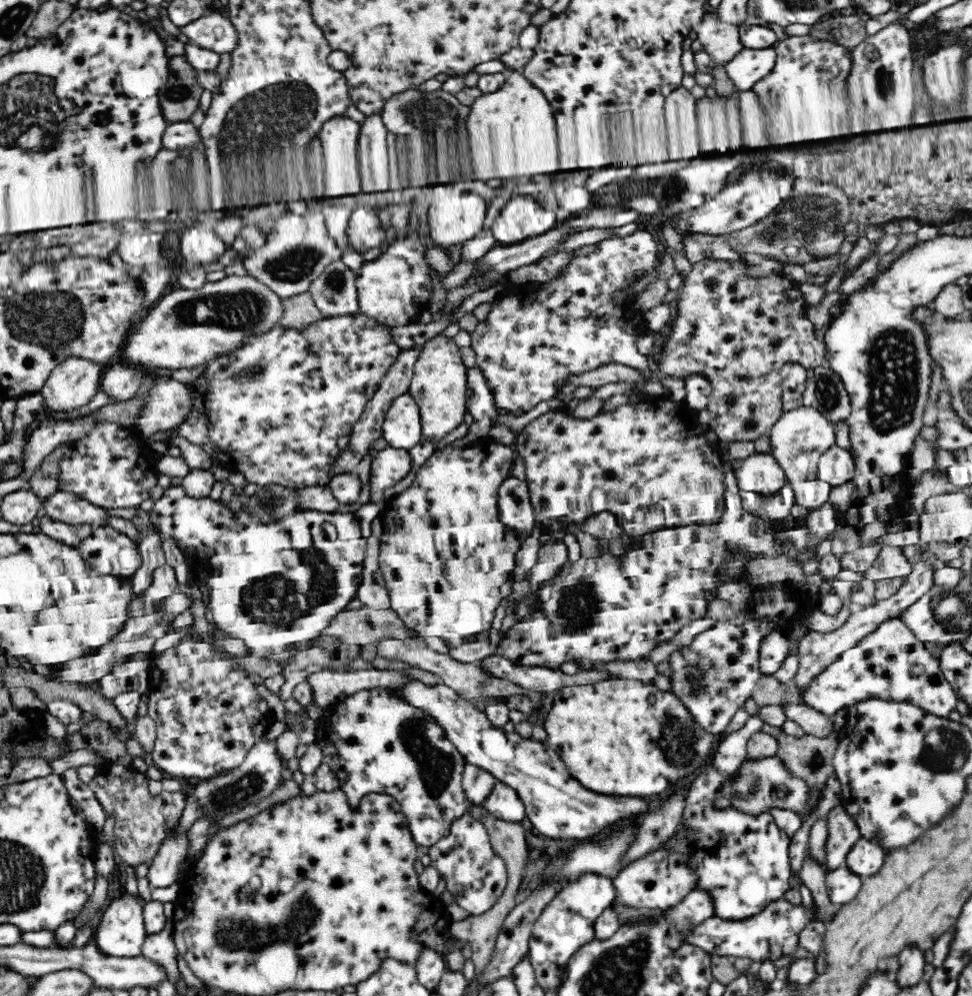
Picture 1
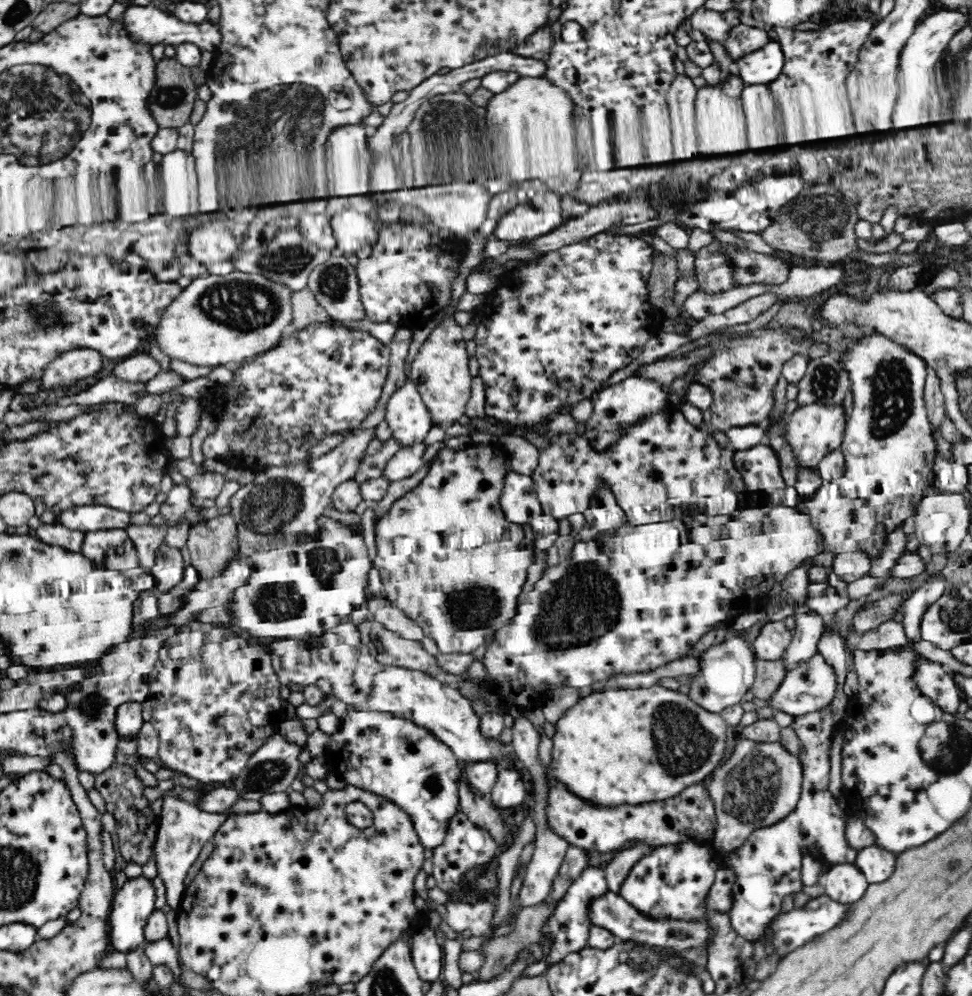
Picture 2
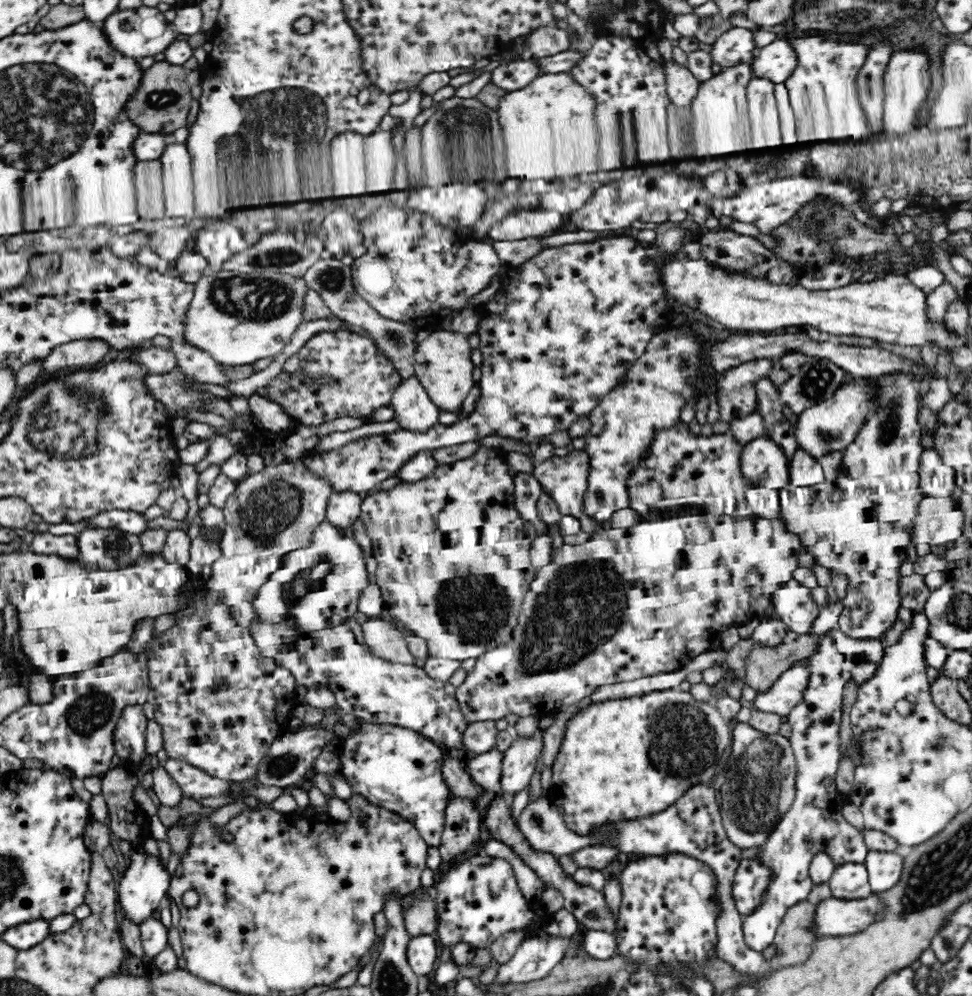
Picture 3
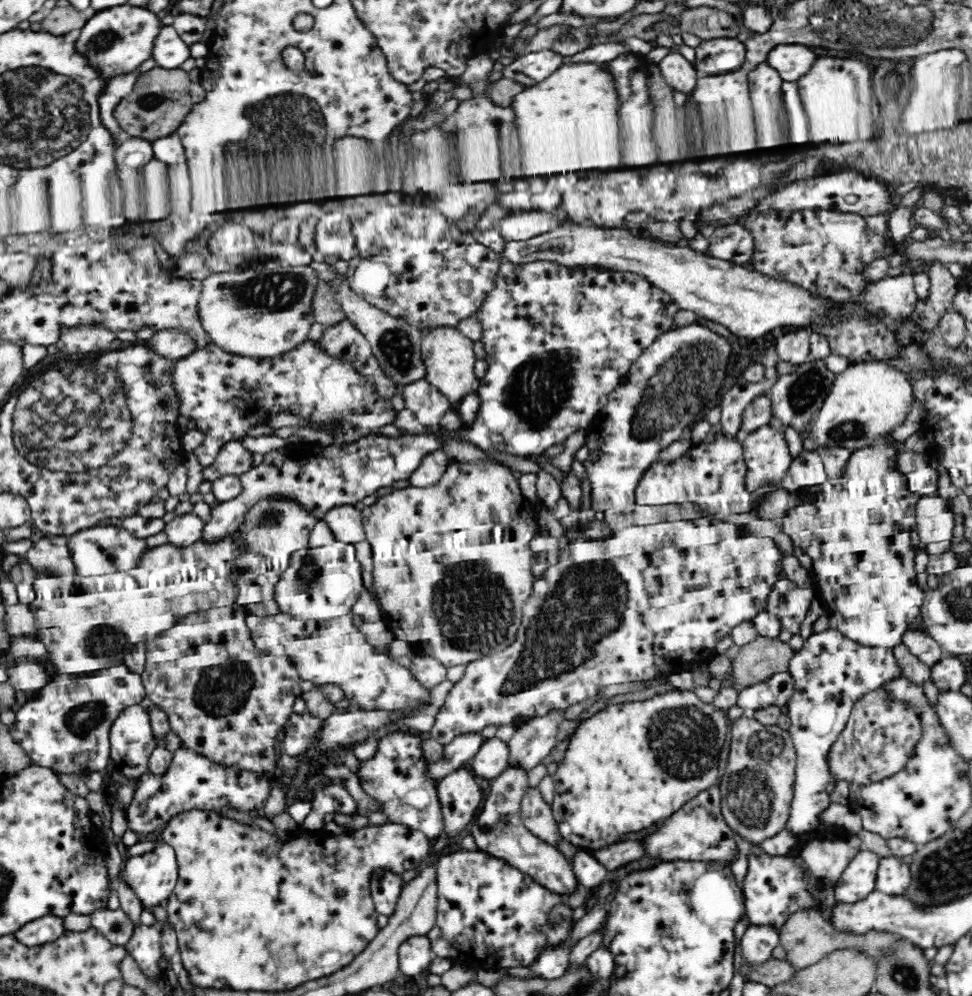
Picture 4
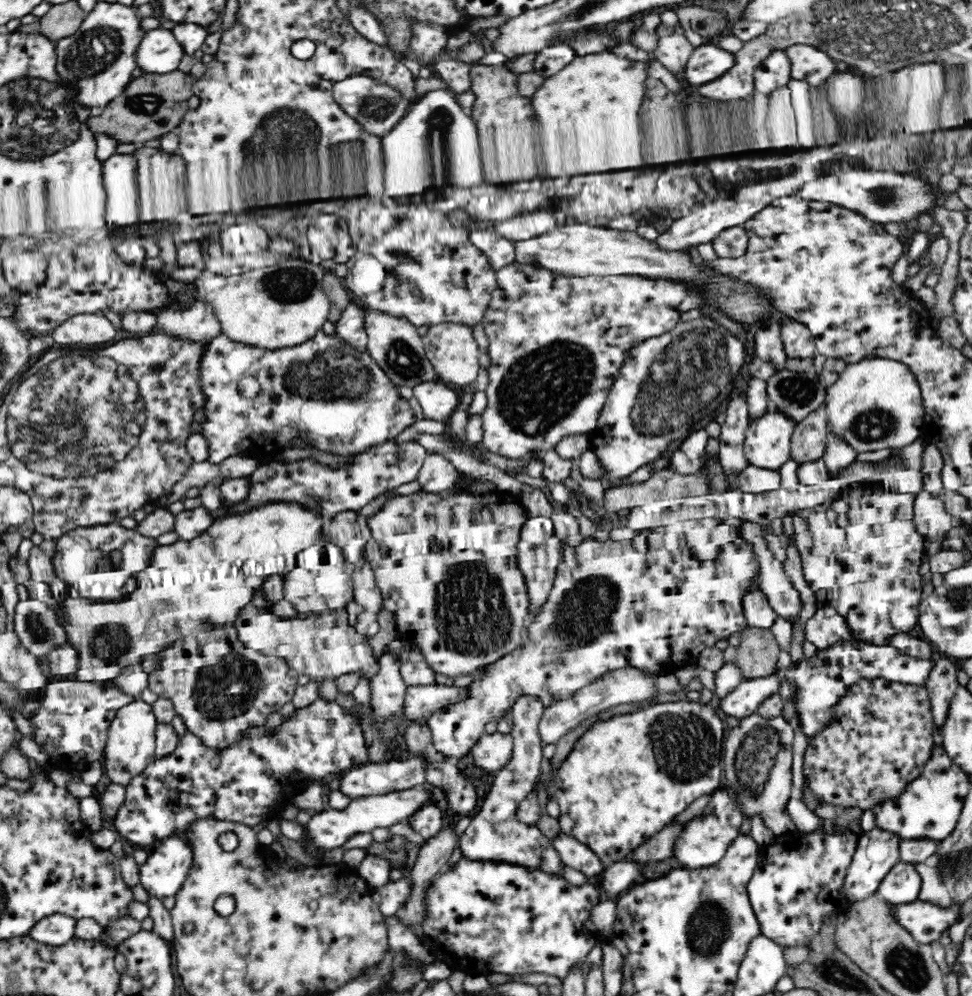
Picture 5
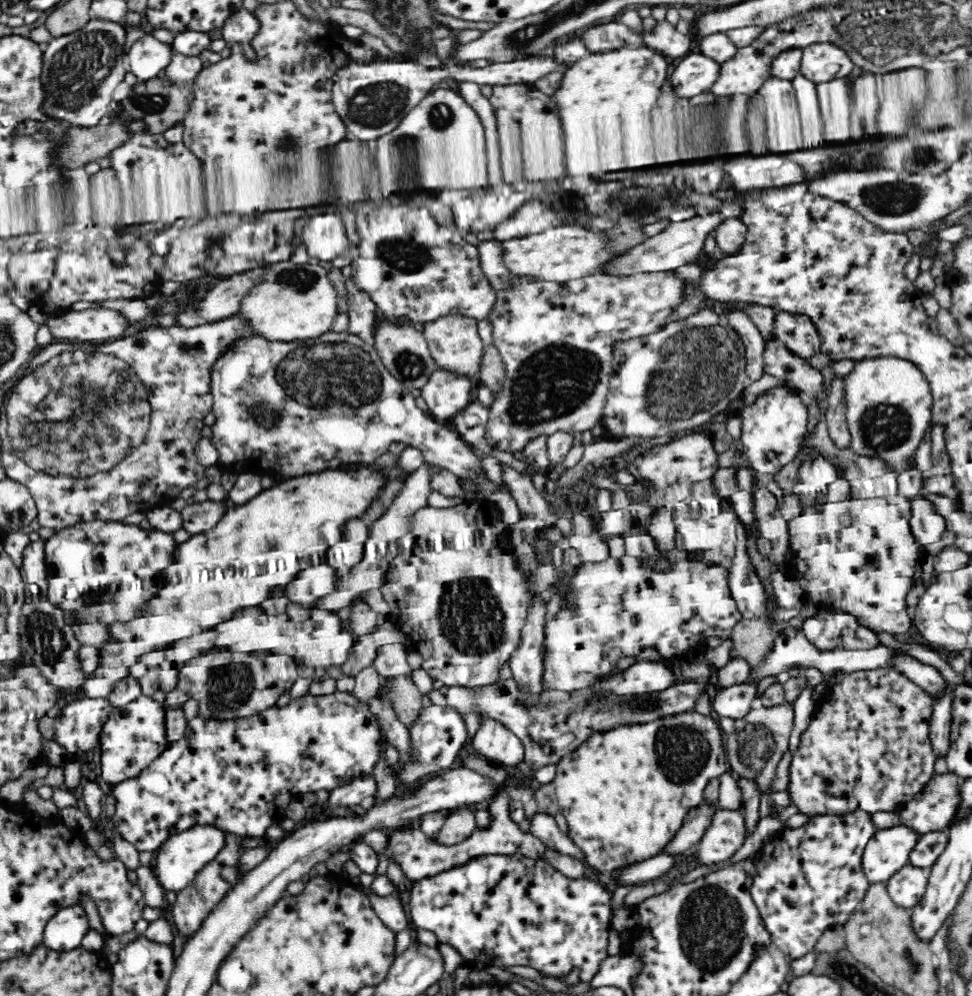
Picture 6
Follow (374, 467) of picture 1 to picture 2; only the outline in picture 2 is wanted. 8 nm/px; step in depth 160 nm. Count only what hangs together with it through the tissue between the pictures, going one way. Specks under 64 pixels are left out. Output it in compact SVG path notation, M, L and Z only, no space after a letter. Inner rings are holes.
M424 441L402 448L394 458L390 458L383 476L388 477L390 482L414 476L424 464L424 452L427 448L428 445Z

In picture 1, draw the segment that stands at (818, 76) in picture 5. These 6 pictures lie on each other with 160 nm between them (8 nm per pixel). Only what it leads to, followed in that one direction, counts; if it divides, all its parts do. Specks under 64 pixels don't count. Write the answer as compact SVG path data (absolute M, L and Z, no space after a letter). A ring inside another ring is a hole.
M743 48L730 62L726 63L726 72L734 81L737 92L754 88L756 82L772 74L776 66L776 49Z

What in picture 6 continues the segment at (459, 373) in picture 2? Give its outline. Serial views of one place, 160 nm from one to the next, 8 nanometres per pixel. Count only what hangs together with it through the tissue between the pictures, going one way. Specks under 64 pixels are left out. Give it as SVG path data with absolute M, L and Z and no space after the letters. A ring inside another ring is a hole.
M456 313L423 323L423 335L438 368L462 373L462 375L468 375L477 381L481 358L485 350L480 334L478 334L478 321L476 318Z

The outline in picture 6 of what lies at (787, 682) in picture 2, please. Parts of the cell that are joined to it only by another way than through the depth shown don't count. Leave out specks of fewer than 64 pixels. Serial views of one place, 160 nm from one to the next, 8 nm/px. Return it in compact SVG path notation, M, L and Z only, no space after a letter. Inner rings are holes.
M744 682L716 690L711 700L713 716L717 719L731 718L734 721L742 719L750 712L756 692L756 686Z

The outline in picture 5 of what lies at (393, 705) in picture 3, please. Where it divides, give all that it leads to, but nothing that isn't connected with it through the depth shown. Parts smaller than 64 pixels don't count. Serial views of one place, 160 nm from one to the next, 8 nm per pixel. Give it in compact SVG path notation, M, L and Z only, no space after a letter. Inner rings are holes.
M250 603L242 608L232 624L236 630L236 640L245 648L265 656L284 658L297 673L312 680L338 678L344 673L360 670L362 678L375 683L374 676L379 665L372 657L369 637L358 634L355 627L348 625L345 608L301 613L297 618L284 619Z

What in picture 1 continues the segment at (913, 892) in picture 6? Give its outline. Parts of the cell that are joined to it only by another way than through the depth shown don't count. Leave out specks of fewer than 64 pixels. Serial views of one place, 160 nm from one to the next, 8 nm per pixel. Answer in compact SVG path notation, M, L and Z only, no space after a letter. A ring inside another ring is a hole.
M860 838L848 854L846 865L862 878L877 875L888 856L888 851L878 843Z

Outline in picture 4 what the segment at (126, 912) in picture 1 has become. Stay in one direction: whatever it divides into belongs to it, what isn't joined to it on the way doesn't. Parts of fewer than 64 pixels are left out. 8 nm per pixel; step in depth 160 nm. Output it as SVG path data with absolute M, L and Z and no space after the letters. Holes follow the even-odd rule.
M160 841L152 851L130 856L120 875L140 897L142 906L149 909L172 894L178 880L177 861L174 847Z

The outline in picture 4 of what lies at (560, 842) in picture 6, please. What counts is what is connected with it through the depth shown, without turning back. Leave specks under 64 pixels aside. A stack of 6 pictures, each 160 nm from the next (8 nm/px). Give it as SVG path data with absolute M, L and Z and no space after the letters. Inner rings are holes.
M577 847L570 861L578 884L587 888L598 887L604 881L608 870L594 856L593 852Z

